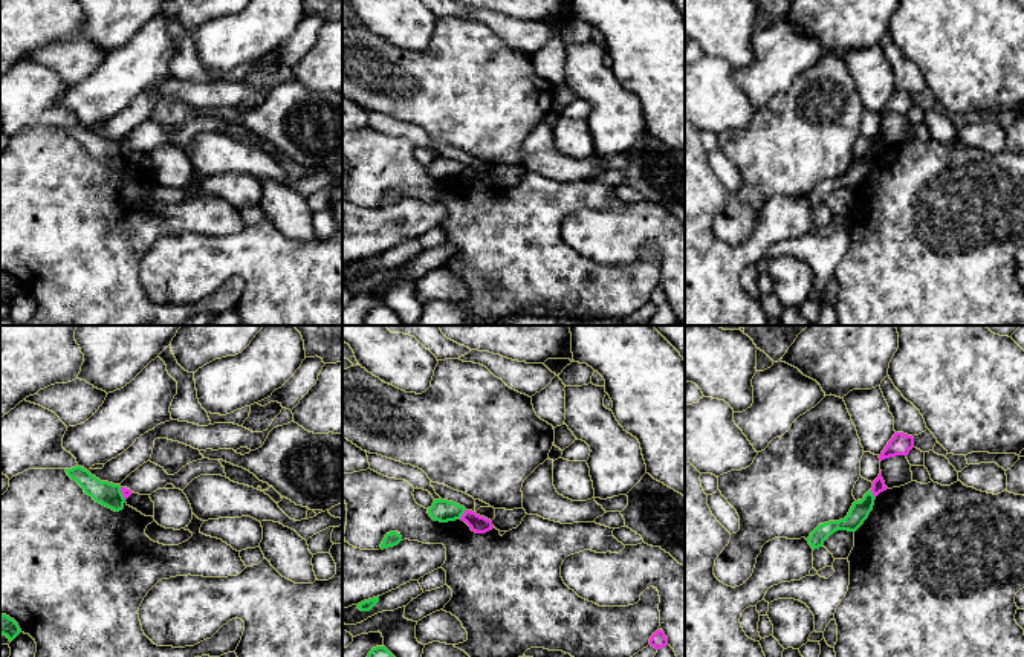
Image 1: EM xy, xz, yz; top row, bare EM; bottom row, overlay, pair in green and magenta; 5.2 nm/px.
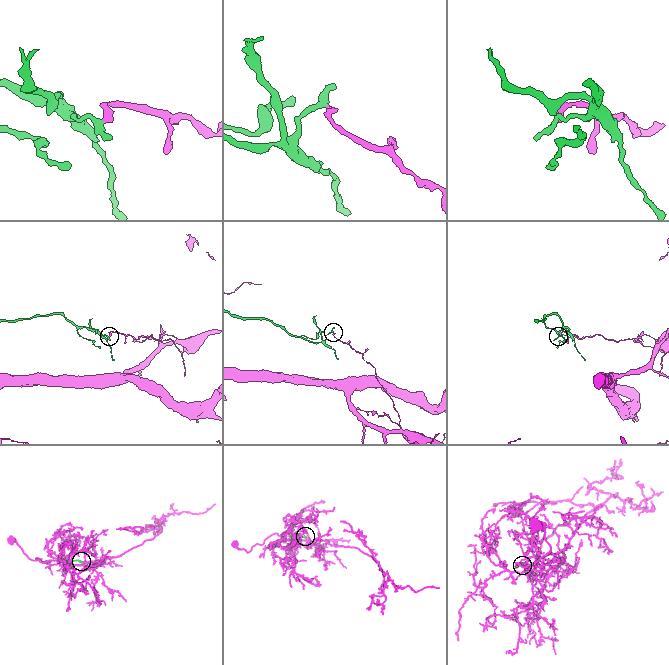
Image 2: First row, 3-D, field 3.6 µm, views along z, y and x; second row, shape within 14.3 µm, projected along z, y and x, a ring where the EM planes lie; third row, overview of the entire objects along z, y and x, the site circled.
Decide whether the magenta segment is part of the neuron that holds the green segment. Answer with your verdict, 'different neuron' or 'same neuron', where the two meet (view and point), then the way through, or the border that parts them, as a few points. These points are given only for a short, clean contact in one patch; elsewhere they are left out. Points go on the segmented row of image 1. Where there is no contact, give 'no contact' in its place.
different neuron; meets green in xz at (463, 512); border along xz (465, 509), (459, 518)

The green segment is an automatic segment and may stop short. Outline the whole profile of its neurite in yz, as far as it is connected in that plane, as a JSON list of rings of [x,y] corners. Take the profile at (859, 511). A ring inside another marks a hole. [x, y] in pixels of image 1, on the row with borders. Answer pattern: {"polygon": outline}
{"polygon": [[[868,490],[860,501],[854,501],[848,515],[839,521],[819,524],[807,538],[812,549],[819,549],[824,541],[838,530],[856,532],[873,510],[876,497]]]}

